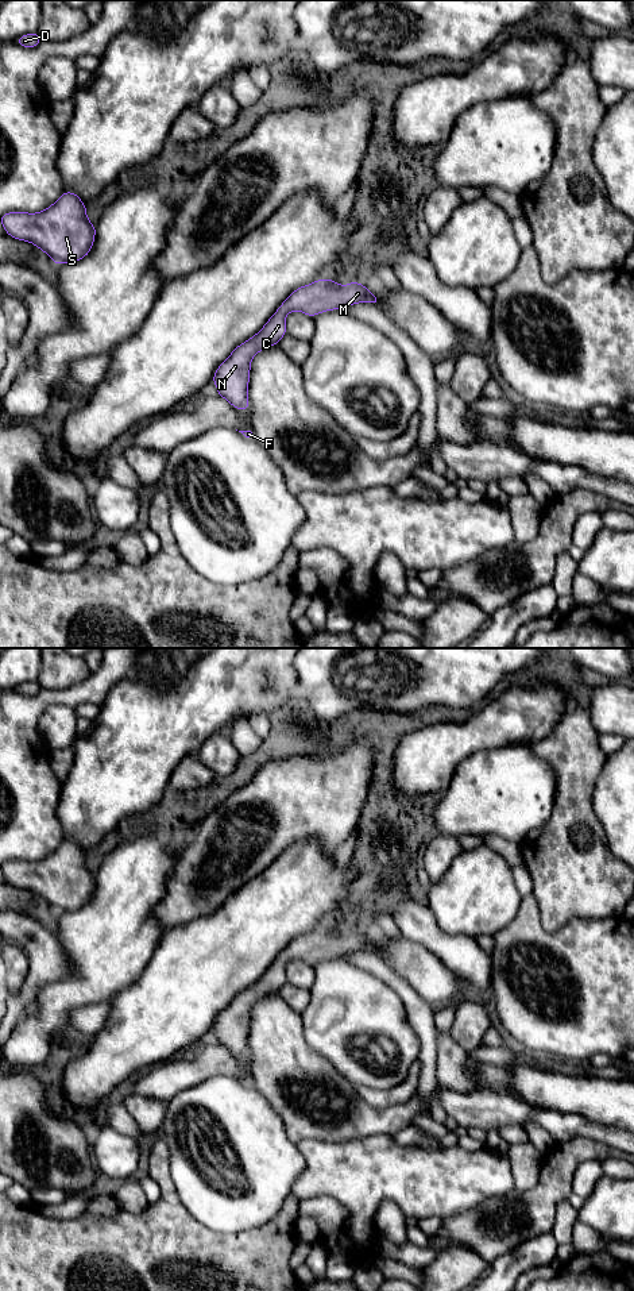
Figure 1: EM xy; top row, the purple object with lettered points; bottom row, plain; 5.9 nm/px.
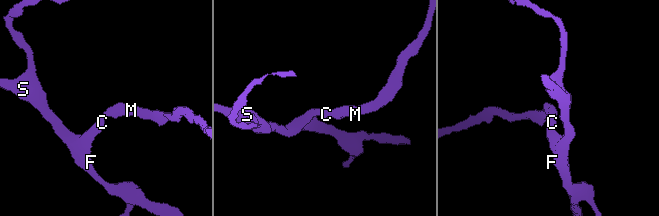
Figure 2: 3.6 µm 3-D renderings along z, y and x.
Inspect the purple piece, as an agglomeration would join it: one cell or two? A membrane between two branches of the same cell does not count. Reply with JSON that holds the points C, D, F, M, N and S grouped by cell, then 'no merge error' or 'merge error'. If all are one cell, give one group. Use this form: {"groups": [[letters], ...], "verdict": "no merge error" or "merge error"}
{"groups": [["C", "D", "F", "M", "N", "S"]], "verdict": "no merge error"}

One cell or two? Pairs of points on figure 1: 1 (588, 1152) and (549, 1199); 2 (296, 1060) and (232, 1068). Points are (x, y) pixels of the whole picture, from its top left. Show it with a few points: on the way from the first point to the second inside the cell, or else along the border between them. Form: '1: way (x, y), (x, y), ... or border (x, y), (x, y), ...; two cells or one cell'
1: way (575, 1159), (556, 1178), (555, 1186); one cell
2: border (247, 1059), (251, 1078); two cells

